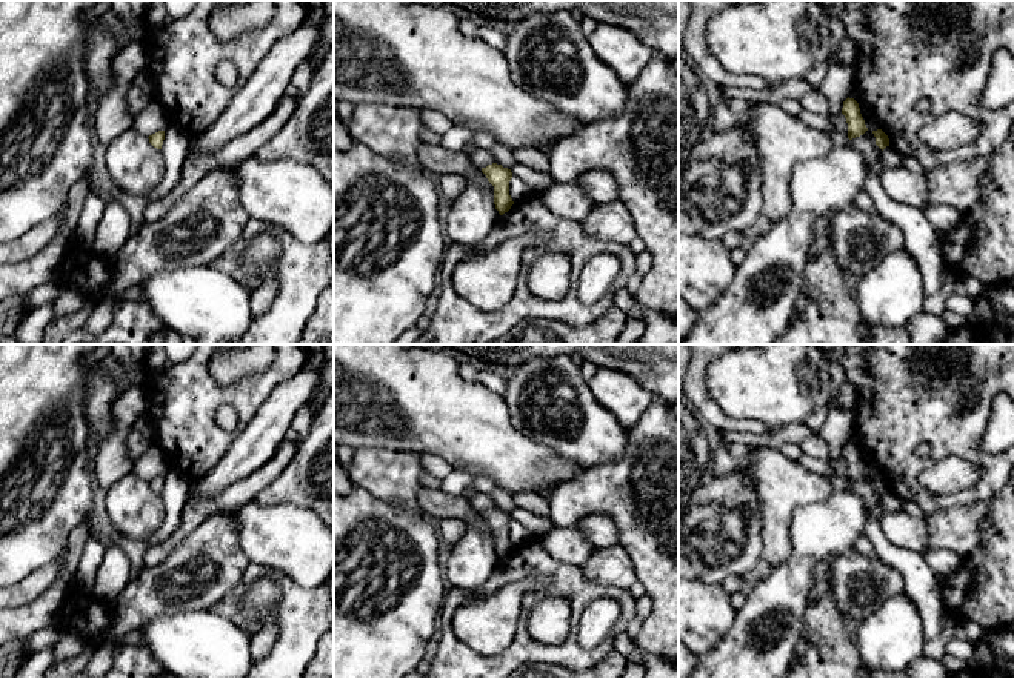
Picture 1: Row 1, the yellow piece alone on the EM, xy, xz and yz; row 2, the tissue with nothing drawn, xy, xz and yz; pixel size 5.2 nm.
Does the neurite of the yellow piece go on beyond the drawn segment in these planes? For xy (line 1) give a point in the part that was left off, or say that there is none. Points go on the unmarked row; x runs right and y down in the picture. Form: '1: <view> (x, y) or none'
1: none

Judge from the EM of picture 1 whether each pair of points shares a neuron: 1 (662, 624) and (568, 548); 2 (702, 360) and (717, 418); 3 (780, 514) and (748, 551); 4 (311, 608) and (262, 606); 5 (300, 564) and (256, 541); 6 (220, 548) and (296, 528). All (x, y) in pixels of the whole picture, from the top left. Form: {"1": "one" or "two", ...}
{"1": "two", "2": "one", "3": "two", "4": "two", "5": "one", "6": "two"}

